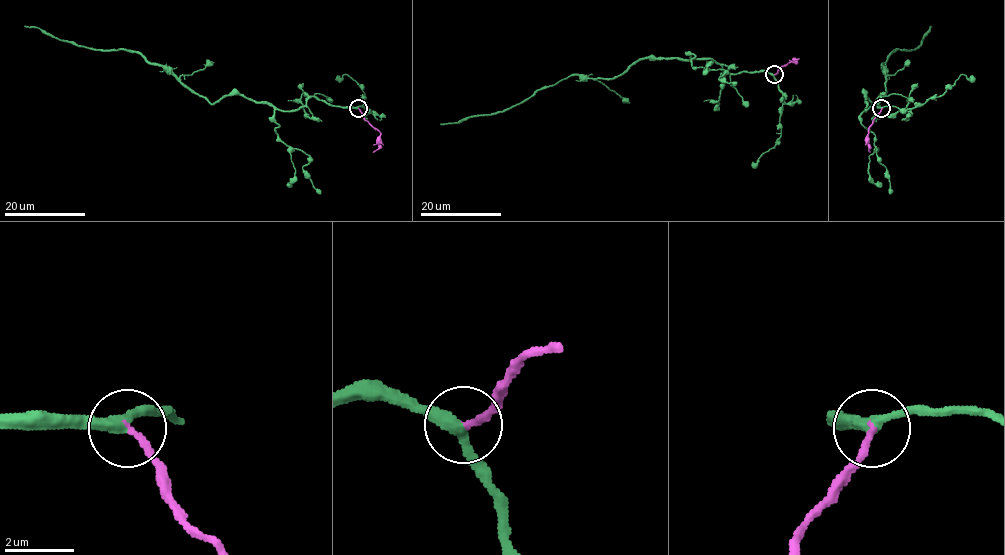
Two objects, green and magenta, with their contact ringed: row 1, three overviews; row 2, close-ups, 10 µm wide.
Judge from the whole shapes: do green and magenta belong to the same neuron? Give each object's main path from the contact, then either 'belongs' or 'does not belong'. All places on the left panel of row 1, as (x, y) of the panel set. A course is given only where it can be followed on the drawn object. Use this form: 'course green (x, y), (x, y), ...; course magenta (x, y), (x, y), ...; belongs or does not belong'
course green (357, 108), (311, 96), (295, 110), (238, 94), (210, 103), (137, 53), (94, 50), (24, 25); course magenta (357, 108), (381, 133), (379, 148), (372, 152); belongs

